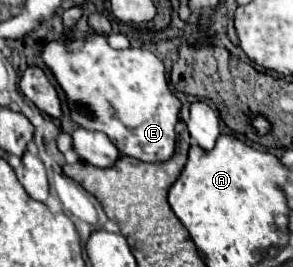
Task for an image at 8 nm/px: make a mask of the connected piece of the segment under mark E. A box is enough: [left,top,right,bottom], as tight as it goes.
[41,34,181,162]

